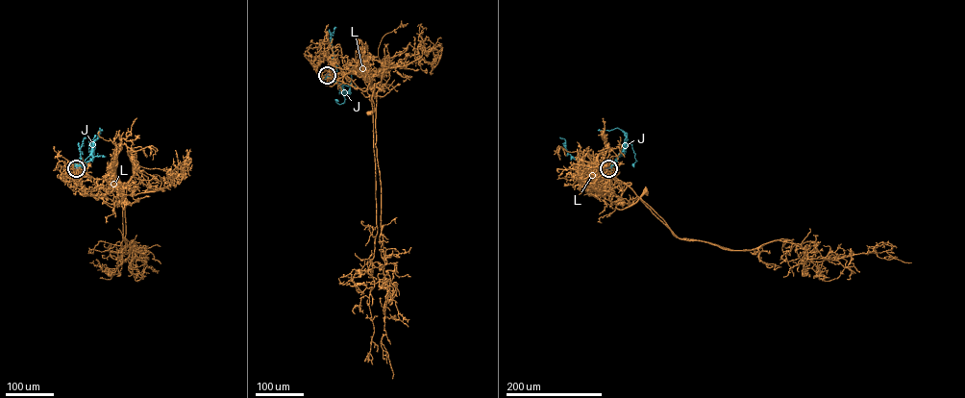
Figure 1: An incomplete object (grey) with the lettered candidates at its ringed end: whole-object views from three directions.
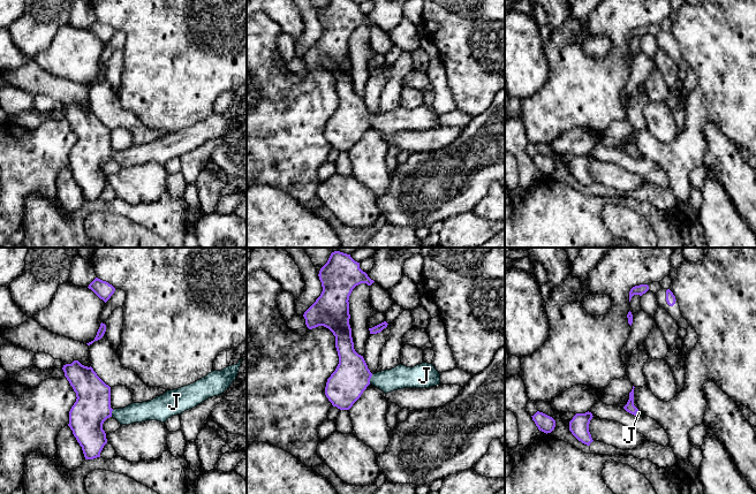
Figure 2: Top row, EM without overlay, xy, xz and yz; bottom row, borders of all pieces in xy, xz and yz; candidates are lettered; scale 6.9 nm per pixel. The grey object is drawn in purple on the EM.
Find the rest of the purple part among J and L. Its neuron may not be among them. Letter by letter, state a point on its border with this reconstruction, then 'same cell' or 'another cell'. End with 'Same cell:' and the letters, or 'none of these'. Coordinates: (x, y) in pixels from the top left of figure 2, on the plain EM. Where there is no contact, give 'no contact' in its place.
J: contact xz (370, 120); same cell
L: no contact; another cell
Same cell: J

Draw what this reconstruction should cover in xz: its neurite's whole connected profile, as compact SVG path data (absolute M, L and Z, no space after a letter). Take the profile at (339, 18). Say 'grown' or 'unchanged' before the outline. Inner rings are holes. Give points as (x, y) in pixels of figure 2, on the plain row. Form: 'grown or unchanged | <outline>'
grown | M328 0L318 18L323 33L303 59L309 71L324 68L335 78L339 106L325 129L325 137L333 149L349 152L369 127L385 136L440 127L440 115L432 106L424 104L414 109L400 106L372 116L363 98L355 93L349 67L349 38L356 28L375 24L360 10L360 5L353 0Z

